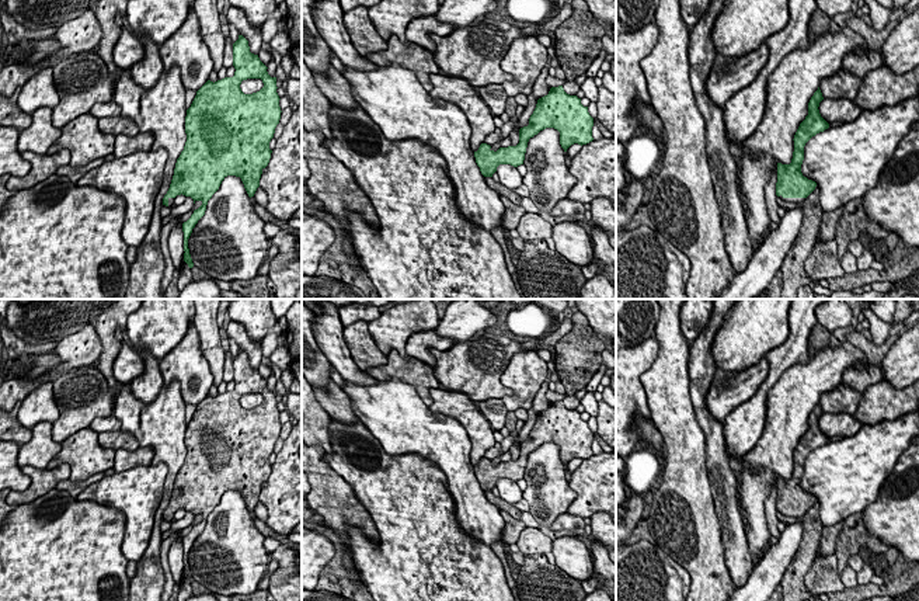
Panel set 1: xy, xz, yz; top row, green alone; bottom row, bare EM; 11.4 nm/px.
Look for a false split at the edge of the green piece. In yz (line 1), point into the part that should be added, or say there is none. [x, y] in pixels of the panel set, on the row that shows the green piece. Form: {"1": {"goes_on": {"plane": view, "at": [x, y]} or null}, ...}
{"1": {"goes_on": {"plane": "yz", "at": [787, 200]}}}

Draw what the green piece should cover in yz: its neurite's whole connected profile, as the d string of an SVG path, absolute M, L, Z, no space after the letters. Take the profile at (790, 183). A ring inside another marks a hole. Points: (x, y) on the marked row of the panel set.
M814 93L808 103L808 115L800 124L794 135L794 152L790 164L777 163L776 195L786 202L801 204L817 187L817 183L808 180L801 173L805 143L819 132L829 128L829 124L819 114L822 93Z

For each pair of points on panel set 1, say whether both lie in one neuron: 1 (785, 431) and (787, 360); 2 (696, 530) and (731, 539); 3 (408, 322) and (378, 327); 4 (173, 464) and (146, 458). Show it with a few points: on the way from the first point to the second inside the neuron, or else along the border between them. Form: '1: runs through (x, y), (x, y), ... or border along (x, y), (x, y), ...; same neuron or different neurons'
1: border along (810, 360), (806, 364), (794, 364), (768, 398); different neurons
2: border along (713, 504), (717, 513), (723, 558), (728, 569); different neurons
3: runs through (401, 322), (393, 327), (385, 327); same neuron
4: border along (139, 447), (152, 448), (152, 464); different neurons

